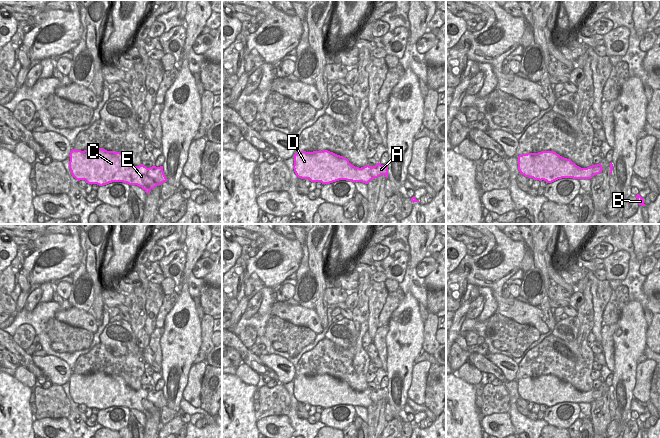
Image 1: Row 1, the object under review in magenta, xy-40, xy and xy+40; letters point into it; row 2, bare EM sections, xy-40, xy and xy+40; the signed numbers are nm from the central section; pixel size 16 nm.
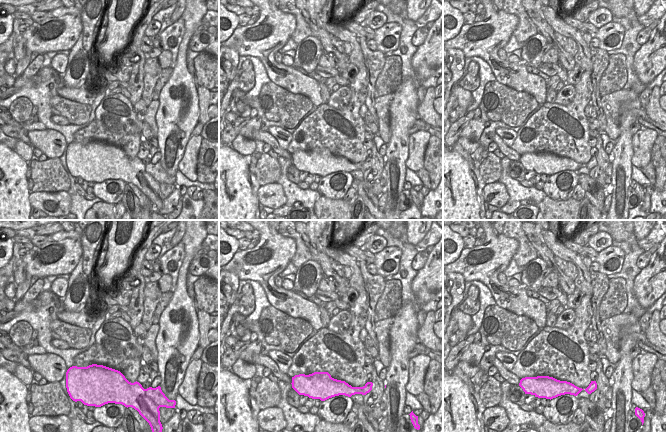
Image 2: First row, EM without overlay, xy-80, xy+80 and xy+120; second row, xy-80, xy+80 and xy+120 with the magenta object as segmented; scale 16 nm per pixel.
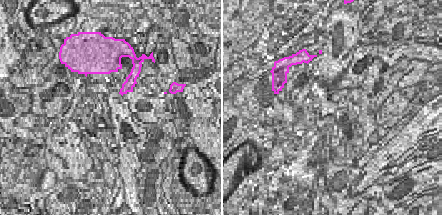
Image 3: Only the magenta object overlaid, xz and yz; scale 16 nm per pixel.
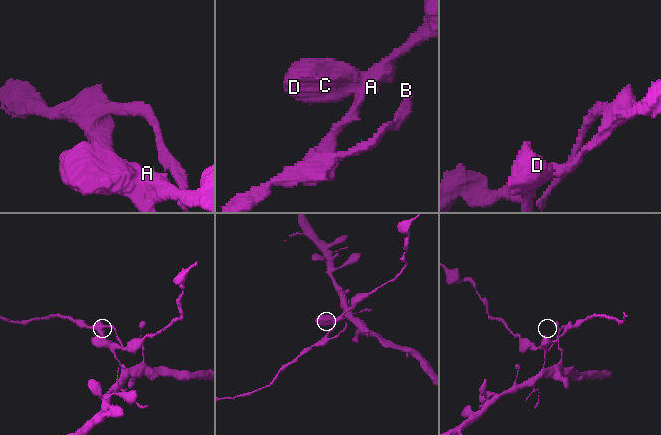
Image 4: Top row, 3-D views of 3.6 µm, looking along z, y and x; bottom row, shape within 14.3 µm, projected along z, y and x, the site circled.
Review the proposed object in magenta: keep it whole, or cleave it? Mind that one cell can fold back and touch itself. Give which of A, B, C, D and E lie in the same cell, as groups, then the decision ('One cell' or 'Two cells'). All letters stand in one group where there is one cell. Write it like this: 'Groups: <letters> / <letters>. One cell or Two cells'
Groups: A B / C D E. Two cells

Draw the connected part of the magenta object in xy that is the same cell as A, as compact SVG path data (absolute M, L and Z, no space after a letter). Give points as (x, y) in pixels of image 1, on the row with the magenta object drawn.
M379 162L372 166L370 169L370 175L372 178L378 178L381 175L384 175L386 178L388 178L388 165L387 163L384 165L381 165Z

